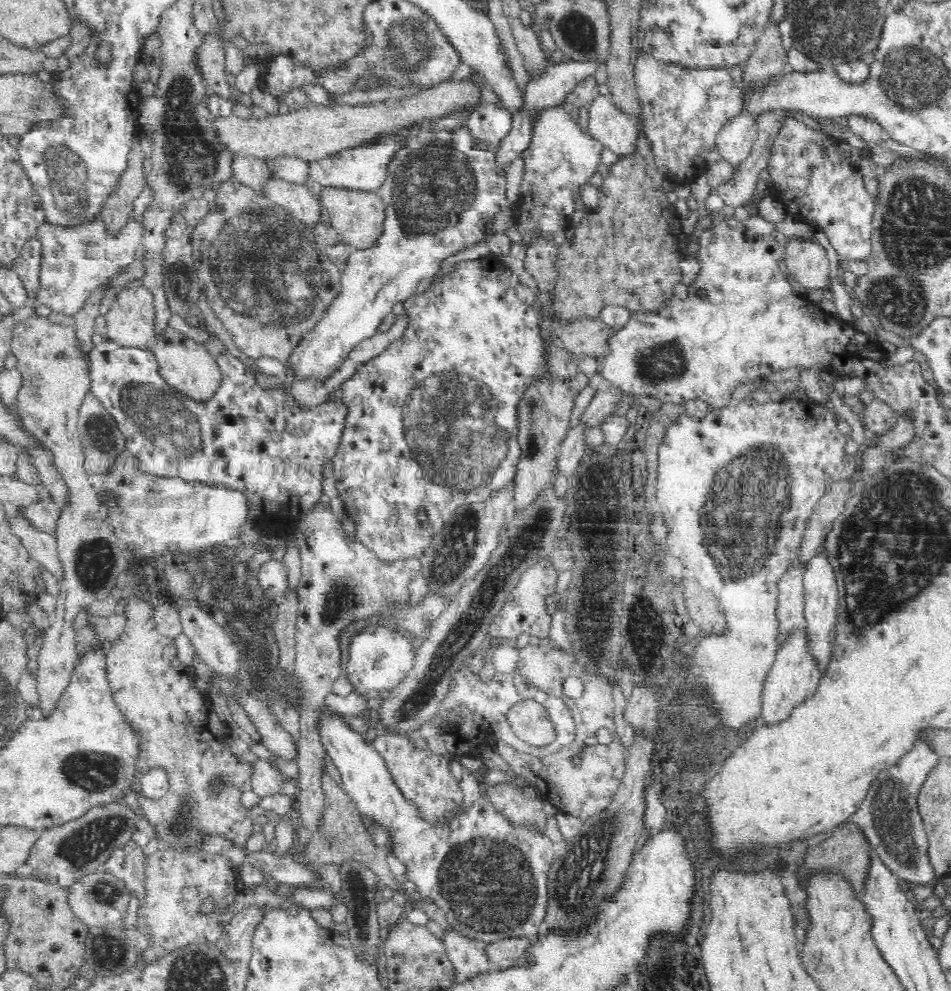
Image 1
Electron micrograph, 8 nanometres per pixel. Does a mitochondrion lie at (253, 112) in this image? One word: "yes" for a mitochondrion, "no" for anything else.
no

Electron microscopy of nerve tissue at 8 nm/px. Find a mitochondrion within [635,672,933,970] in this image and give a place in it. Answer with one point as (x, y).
(890, 814)

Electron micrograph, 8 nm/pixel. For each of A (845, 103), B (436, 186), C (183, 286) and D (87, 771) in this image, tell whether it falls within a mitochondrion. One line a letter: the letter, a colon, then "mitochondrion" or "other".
A: other
B: mitochondrion
C: mitochondrion
D: mitochondrion

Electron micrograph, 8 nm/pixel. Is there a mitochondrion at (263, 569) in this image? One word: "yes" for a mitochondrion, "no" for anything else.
no

